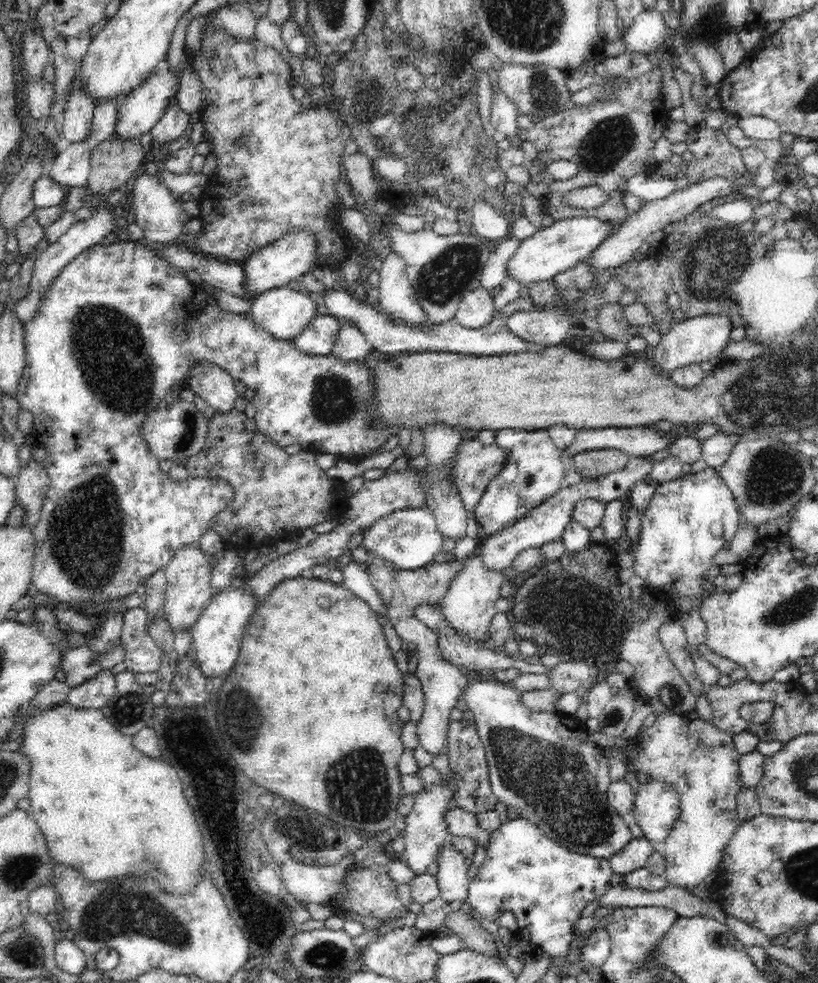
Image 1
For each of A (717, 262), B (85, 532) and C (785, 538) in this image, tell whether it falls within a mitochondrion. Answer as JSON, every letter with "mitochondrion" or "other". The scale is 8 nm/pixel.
{"A":"mitochondrion","B":"mitochondrion","C":"other"}

